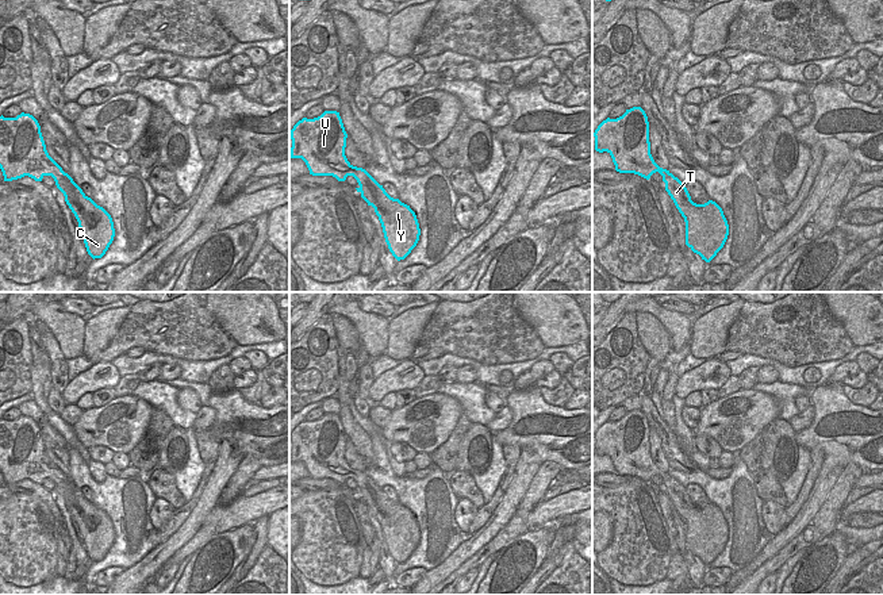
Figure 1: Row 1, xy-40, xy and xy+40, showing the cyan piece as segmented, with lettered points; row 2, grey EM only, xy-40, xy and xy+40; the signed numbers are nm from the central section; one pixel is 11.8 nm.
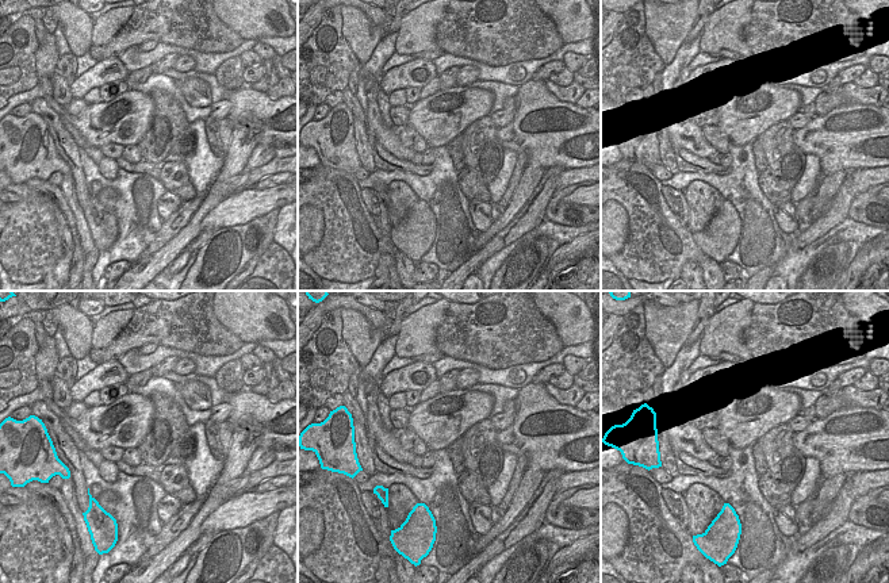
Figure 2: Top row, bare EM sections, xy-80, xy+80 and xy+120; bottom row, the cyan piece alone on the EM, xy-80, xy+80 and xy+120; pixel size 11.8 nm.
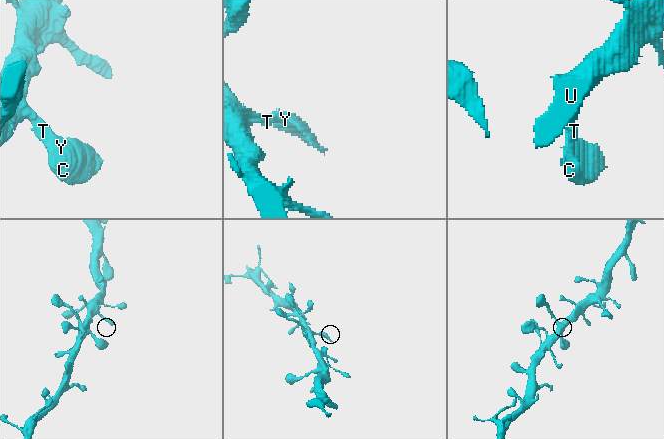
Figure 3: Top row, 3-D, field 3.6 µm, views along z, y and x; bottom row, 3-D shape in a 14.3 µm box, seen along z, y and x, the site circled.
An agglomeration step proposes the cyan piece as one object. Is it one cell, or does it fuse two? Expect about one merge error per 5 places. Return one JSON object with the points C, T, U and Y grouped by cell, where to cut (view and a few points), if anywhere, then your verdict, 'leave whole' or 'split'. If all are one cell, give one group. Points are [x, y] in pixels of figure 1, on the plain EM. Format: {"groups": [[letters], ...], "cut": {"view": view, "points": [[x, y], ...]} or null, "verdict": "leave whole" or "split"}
{"groups": [["C", "T", "U", "Y"]], "cut": null, "verdict": "leave whole"}

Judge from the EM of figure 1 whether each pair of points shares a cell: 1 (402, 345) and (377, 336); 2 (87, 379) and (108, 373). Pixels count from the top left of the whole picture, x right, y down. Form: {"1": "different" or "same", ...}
{"1": "different", "2": "same"}

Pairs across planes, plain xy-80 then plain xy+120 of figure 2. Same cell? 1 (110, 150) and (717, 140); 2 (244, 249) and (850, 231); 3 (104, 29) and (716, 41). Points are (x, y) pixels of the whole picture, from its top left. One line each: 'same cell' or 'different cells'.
1: same cell
2: different cells
3: same cell

